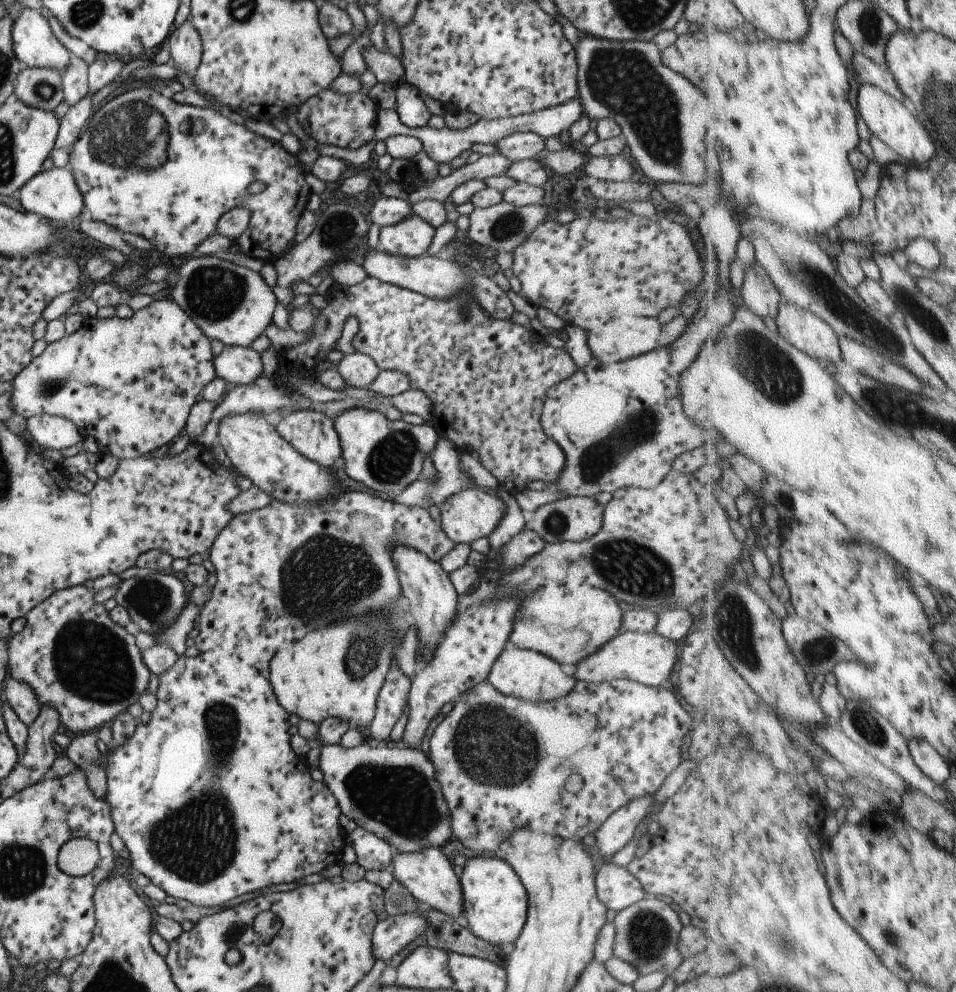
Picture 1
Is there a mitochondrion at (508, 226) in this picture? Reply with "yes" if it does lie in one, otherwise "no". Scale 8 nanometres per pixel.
yes

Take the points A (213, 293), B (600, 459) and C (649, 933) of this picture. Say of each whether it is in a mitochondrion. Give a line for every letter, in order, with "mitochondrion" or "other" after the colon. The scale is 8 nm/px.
A: mitochondrion
B: mitochondrion
C: mitochondrion

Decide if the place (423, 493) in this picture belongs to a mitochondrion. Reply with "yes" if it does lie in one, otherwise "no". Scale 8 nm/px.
yes

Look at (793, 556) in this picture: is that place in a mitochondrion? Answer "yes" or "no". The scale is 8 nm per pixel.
no

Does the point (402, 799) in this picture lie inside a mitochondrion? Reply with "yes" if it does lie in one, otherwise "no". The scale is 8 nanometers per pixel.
yes

